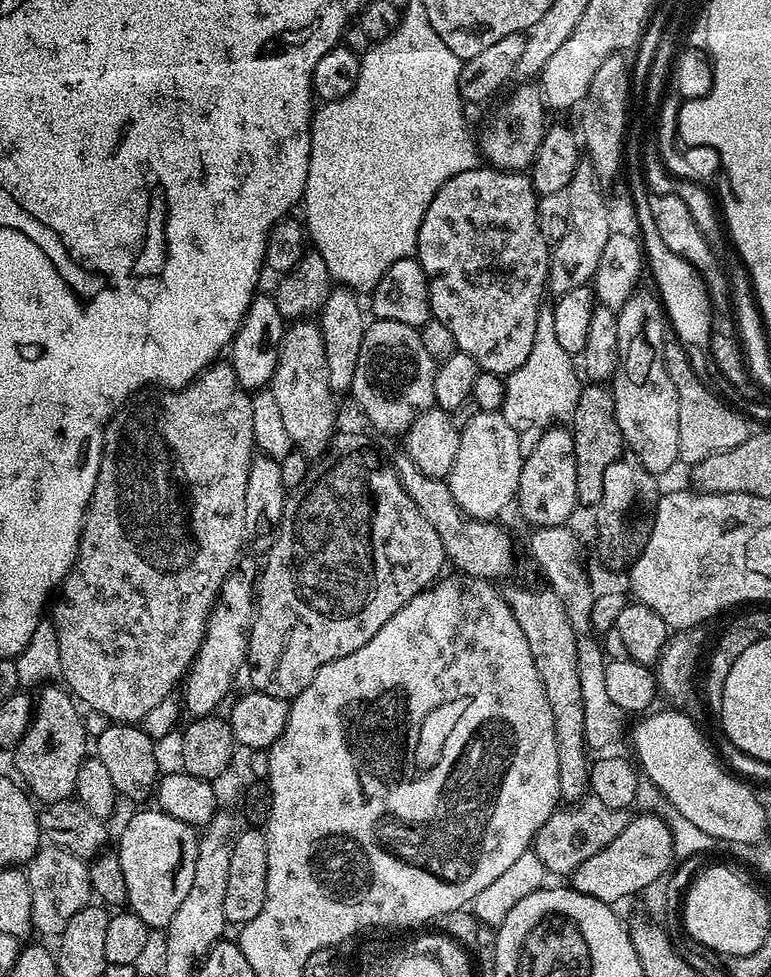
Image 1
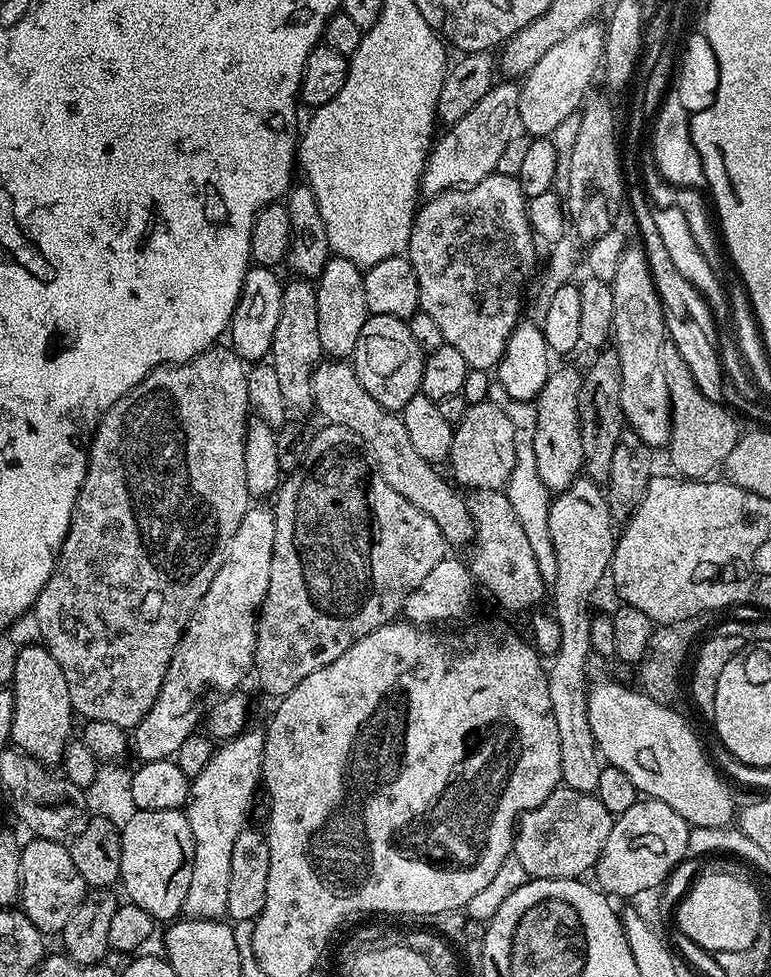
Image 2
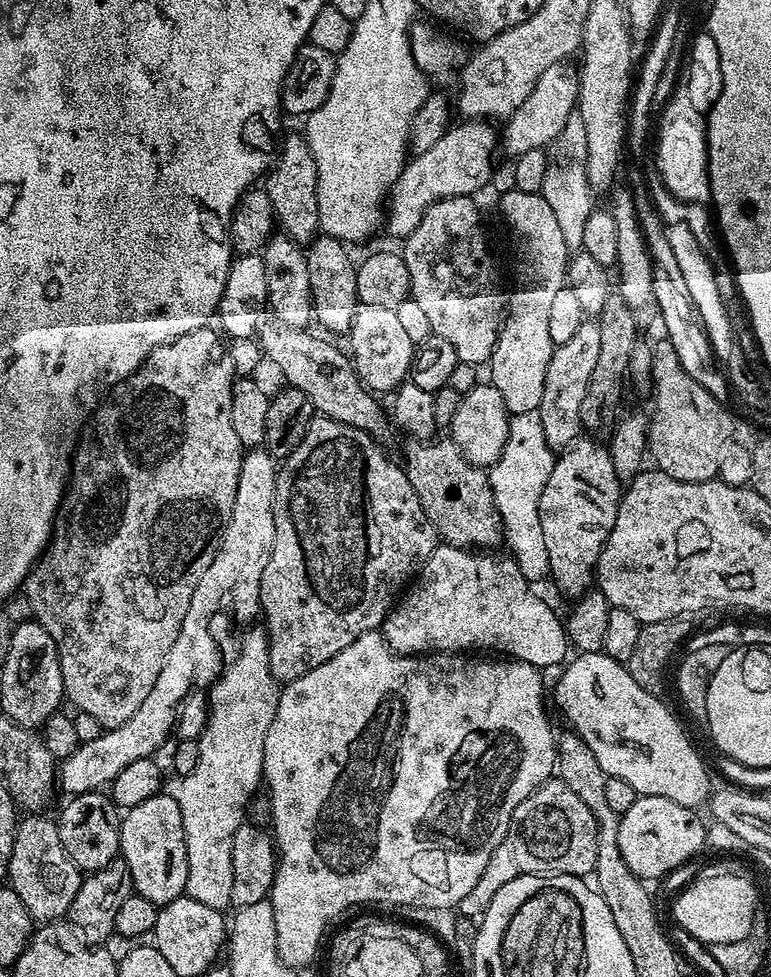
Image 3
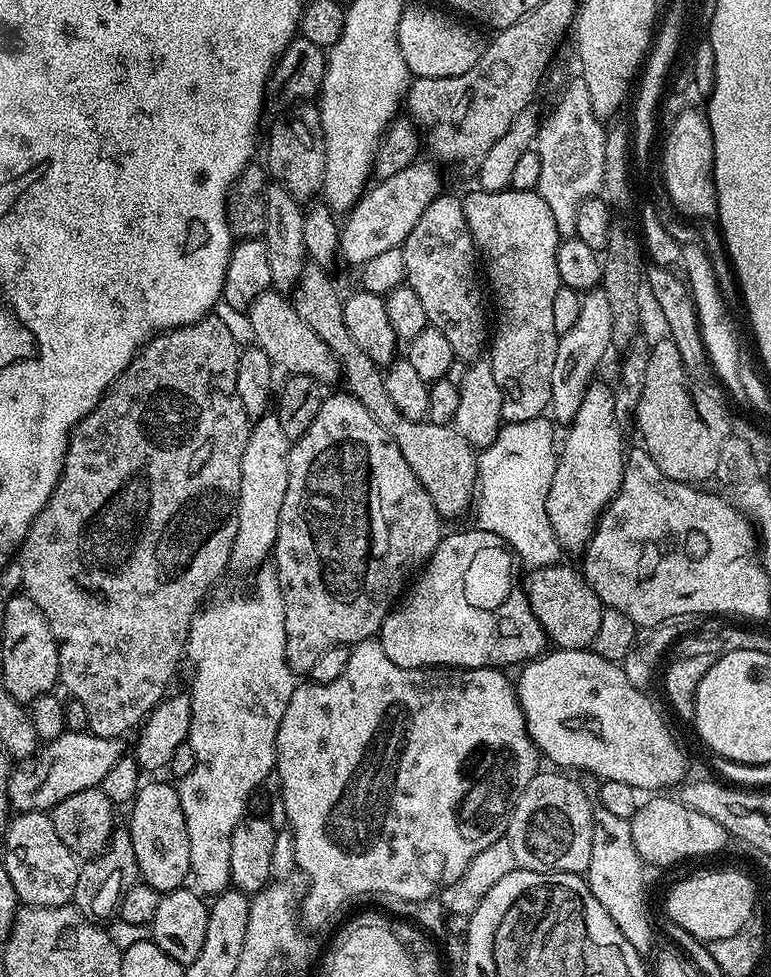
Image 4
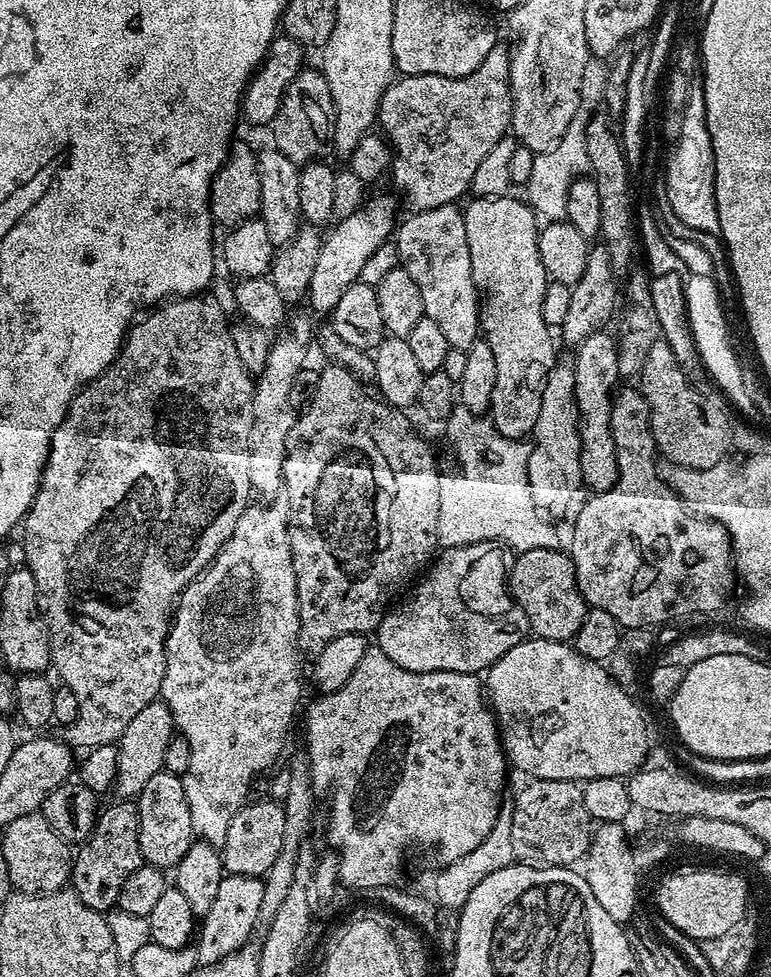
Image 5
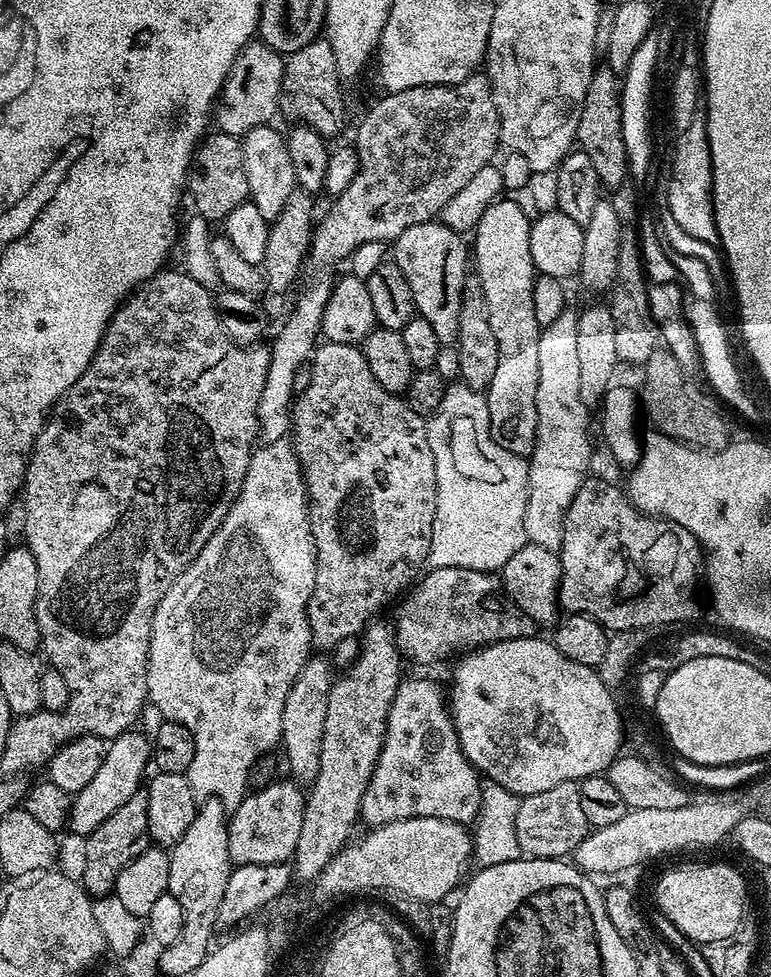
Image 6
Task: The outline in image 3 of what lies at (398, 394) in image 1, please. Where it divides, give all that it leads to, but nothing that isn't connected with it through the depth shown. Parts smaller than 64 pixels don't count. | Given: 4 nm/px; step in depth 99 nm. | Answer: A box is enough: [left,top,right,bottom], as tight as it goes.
[350,304,417,393]

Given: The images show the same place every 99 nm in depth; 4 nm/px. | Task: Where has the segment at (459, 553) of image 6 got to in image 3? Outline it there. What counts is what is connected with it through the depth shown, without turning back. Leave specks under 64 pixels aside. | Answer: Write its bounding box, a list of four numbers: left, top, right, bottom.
[488,411,555,582]

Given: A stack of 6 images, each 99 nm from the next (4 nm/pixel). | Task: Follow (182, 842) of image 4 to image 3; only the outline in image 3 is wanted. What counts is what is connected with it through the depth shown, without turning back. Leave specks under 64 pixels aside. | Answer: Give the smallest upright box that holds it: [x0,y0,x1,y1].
[120,794,186,906]

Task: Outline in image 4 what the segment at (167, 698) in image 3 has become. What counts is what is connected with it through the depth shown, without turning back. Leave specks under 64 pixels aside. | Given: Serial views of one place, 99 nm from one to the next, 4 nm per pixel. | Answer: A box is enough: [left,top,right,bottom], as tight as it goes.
[8,414,290,814]

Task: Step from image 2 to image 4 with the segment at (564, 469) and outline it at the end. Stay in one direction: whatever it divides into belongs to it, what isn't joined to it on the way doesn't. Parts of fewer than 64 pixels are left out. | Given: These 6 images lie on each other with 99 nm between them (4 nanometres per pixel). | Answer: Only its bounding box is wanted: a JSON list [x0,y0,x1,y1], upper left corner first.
[546,287,612,425]

